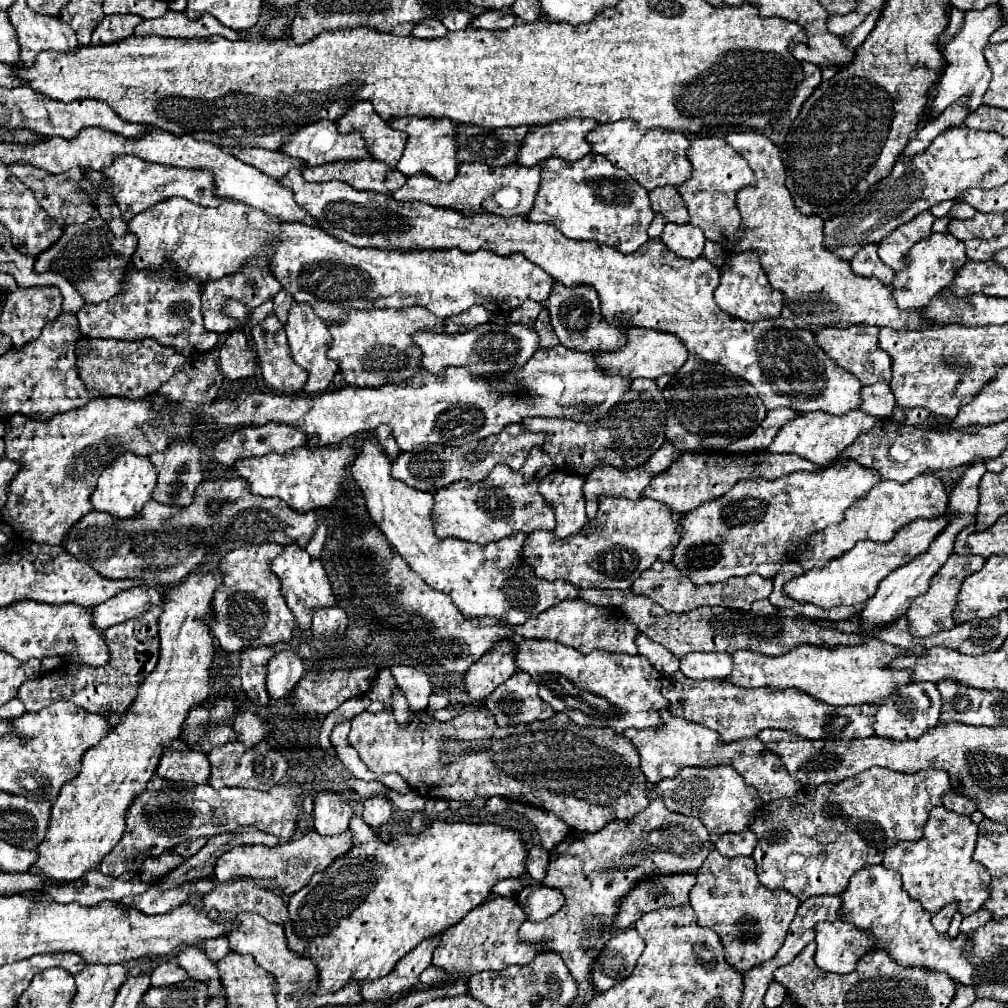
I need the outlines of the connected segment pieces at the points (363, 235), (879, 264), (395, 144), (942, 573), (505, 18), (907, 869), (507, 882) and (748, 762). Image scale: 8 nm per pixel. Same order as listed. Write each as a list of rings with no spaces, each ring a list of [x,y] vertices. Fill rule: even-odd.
[[[289,171],[283,179],[277,181],[283,187],[293,189],[295,203],[303,207],[313,219],[317,219],[319,227],[327,231],[329,235],[337,237],[339,241],[351,243],[355,247],[379,247],[379,249],[453,249],[459,247],[461,251],[473,253],[479,249],[495,251],[497,255],[511,255],[511,253],[523,253],[531,263],[545,269],[555,281],[561,281],[567,287],[575,285],[591,285],[599,293],[601,299],[601,313],[603,317],[621,329],[629,327],[643,327],[653,329],[661,333],[671,333],[683,345],[689,353],[699,355],[705,361],[721,363],[727,367],[733,375],[749,381],[761,401],[767,409],[777,407],[789,407],[793,411],[825,411],[831,415],[843,415],[851,409],[859,407],[859,391],[861,383],[855,379],[855,375],[847,375],[847,371],[841,371],[823,349],[815,343],[815,337],[807,329],[799,329],[793,323],[785,319],[771,319],[763,323],[747,323],[741,319],[735,319],[719,309],[719,305],[713,299],[715,287],[719,287],[719,267],[709,263],[705,257],[699,257],[695,261],[681,259],[675,253],[671,253],[661,239],[649,239],[647,245],[643,245],[639,251],[631,255],[623,255],[611,247],[599,247],[591,241],[573,241],[567,239],[557,227],[547,223],[529,223],[525,217],[505,217],[491,215],[491,213],[479,213],[473,217],[465,217],[463,213],[457,213],[453,209],[433,207],[429,203],[411,201],[401,203],[395,201],[389,195],[373,193],[373,191],[357,191],[349,187],[343,181],[325,181],[325,183],[309,183],[301,177],[301,171]]]
[[[867,243],[859,249],[859,253],[855,253],[855,257],[851,259],[851,269],[855,275],[861,277],[875,277],[881,283],[889,285],[893,281],[895,271],[891,271],[891,267],[887,267],[879,255],[877,255],[877,243]]]
[[[367,101],[355,103],[355,107],[351,107],[351,111],[347,111],[347,115],[337,121],[337,129],[341,133],[361,133],[369,155],[387,163],[389,167],[397,165],[407,139],[405,133],[391,129],[387,121],[379,119],[379,115],[375,115],[375,109]]]
[[[951,555],[947,559],[947,563],[933,575],[929,591],[921,597],[917,597],[909,611],[907,611],[907,623],[909,623],[909,631],[913,637],[927,637],[927,635],[935,635],[939,631],[947,631],[955,625],[953,621],[953,607],[957,603],[957,593],[961,589],[961,583],[965,577],[973,575],[975,571],[979,571],[983,567],[985,559],[983,557],[963,557],[963,555]]]
[[[501,9],[501,11],[483,11],[477,17],[473,17],[469,27],[495,31],[495,29],[509,29],[509,27],[515,25],[515,21],[517,21],[517,17],[511,11],[507,11],[507,9]]]
[[[935,807],[929,813],[923,839],[915,843],[895,843],[895,847],[885,851],[883,867],[895,869],[903,875],[903,887],[927,913],[935,915],[935,911],[941,911],[943,905],[957,903],[959,913],[967,917],[981,909],[989,895],[991,883],[991,875],[987,875],[987,871],[971,857],[975,851],[975,839],[977,825],[969,817]]]
[[[503,879],[503,881],[495,883],[491,893],[499,895],[499,897],[515,897],[515,895],[519,895],[519,891],[521,891],[519,879]]]
[[[667,709],[661,711],[663,723],[657,729],[627,729],[621,735],[635,743],[635,749],[641,755],[641,771],[645,773],[649,783],[659,783],[665,777],[675,775],[681,767],[697,765],[697,767],[715,767],[715,765],[731,765],[745,779],[747,785],[755,787],[759,797],[769,803],[773,799],[783,799],[801,789],[797,779],[787,775],[783,763],[771,751],[759,747],[757,737],[739,739],[731,743],[721,743],[719,735],[703,725],[697,725],[687,719],[673,717]]]

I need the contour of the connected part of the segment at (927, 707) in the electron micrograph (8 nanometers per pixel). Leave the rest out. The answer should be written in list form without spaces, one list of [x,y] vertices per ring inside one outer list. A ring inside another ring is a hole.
[[[907,683],[899,687],[899,691],[895,691],[895,695],[887,699],[887,703],[877,707],[873,735],[885,739],[905,739],[905,737],[915,739],[939,723],[939,709],[941,709],[941,695],[935,683]]]

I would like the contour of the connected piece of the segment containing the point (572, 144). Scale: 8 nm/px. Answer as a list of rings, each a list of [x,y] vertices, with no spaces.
[[[559,119],[559,123],[547,123],[547,127],[531,127],[531,135],[523,139],[523,147],[519,149],[519,165],[533,167],[541,159],[559,157],[567,161],[577,161],[591,151],[591,145],[585,141],[585,135],[595,129],[599,123],[593,119]]]

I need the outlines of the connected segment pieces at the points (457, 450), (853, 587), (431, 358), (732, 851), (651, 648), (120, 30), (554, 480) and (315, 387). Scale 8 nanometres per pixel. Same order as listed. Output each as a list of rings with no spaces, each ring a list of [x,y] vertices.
[[[509,423],[499,435],[489,435],[483,441],[467,443],[463,447],[443,447],[443,445],[419,445],[413,447],[411,451],[401,453],[393,461],[393,477],[415,487],[421,491],[437,489],[437,487],[447,487],[449,483],[467,479],[471,483],[479,483],[485,479],[495,465],[507,465],[513,471],[519,471],[523,463],[527,461],[527,455],[533,447],[543,447],[545,443],[543,433],[533,433],[525,429],[521,423]]]
[[[947,513],[935,519],[917,519],[915,523],[909,523],[903,527],[891,541],[887,543],[873,543],[873,541],[859,541],[851,551],[847,551],[839,559],[827,561],[821,569],[815,567],[809,573],[803,573],[801,577],[791,579],[785,583],[785,593],[793,597],[799,603],[813,603],[821,609],[831,609],[839,605],[863,605],[871,595],[875,595],[879,583],[895,569],[911,563],[915,555],[923,555],[927,547],[931,547],[931,539],[939,535],[947,527]]]
[[[485,323],[467,333],[433,333],[433,331],[415,331],[413,343],[421,349],[421,367],[429,373],[439,375],[443,367],[467,367],[477,377],[487,377],[497,371],[507,371],[513,365],[525,365],[537,351],[537,333],[531,327],[523,325],[495,325]]]
[[[741,831],[741,833],[723,833],[713,837],[715,849],[723,857],[751,857],[751,851],[755,847],[755,835],[751,831]]]
[[[639,633],[637,637],[637,647],[639,647],[639,653],[643,657],[649,659],[649,663],[663,675],[671,675],[679,669],[679,659],[675,659],[675,655],[671,655],[665,647],[657,645],[655,641],[651,641],[647,635]]]
[[[107,15],[99,25],[97,31],[93,33],[91,43],[113,43],[113,41],[121,41],[127,39],[129,35],[133,35],[135,25],[141,21],[141,17],[137,15]]]
[[[555,469],[539,487],[541,495],[555,509],[557,527],[555,535],[569,537],[577,533],[587,521],[585,517],[585,499],[583,499],[583,479],[579,475],[567,475]]]
[[[295,303],[289,311],[289,321],[287,321],[285,331],[287,331],[287,341],[289,341],[289,347],[291,347],[293,361],[309,373],[307,383],[303,385],[303,391],[309,393],[309,395],[321,395],[323,391],[329,389],[333,375],[337,371],[337,365],[327,357],[327,349],[331,345],[331,335],[327,331],[327,325],[315,315],[311,305]]]

